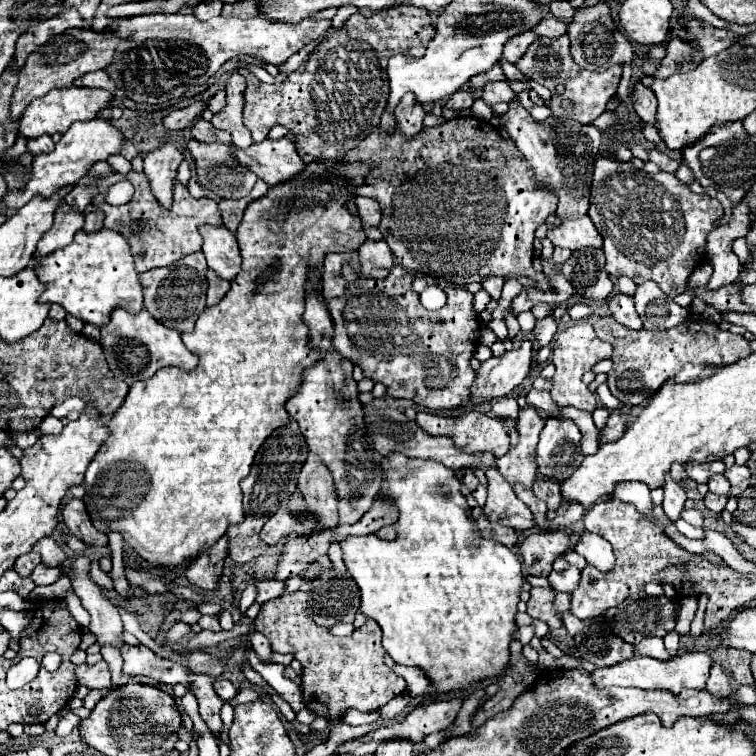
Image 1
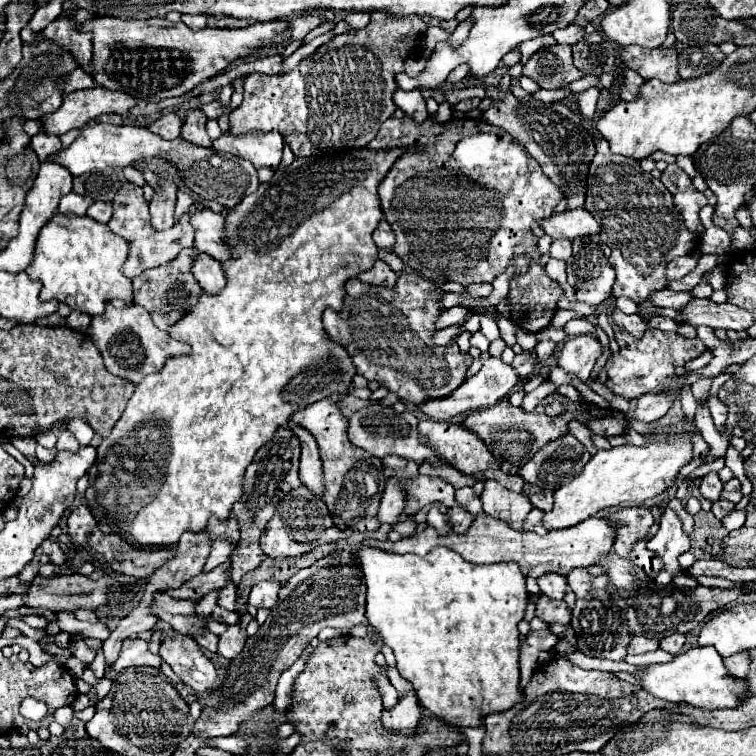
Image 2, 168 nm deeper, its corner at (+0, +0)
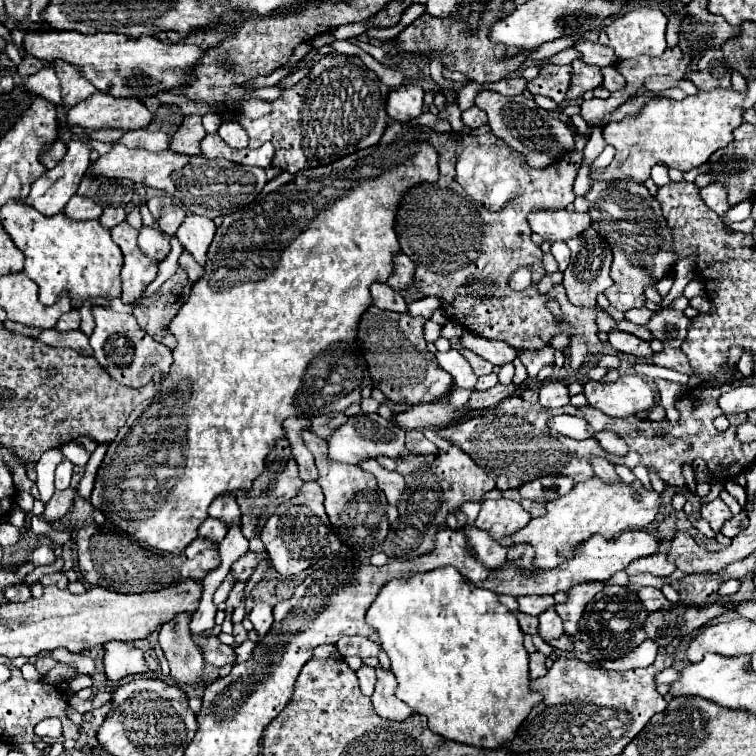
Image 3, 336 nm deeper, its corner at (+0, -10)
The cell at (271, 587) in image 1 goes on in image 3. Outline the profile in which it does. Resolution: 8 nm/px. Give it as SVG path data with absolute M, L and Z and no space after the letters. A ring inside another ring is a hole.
M258 602L252 608L252 612L248 614L248 618L252 620L256 632L262 638L262 634L266 634L266 630L270 630L270 626L272 626L272 606L268 602Z

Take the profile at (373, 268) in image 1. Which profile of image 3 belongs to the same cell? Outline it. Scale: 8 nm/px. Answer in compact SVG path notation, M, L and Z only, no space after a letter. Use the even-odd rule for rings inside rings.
M374 282L370 286L370 294L372 294L374 306L378 306L382 310L394 310L394 312L406 312L408 310L404 296L396 290L392 290L386 282Z

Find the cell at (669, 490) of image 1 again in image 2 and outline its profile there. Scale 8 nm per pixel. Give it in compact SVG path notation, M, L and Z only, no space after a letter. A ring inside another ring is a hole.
M666 508L660 520L660 530L654 534L652 540L648 540L646 546L662 556L662 570L655 578L655 584L668 586L672 578L680 574L678 556L690 550L690 538L684 534L676 512Z

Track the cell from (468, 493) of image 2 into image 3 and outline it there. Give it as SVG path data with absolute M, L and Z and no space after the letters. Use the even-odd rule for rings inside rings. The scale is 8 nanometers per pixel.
M468 522L462 526L462 530L484 566L490 566L490 570L494 570L494 566L502 566L502 562L506 562L506 548L500 546L486 530L480 530Z

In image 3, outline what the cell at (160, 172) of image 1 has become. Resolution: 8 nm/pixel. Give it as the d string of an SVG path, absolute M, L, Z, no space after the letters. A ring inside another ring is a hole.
M142 226L138 234L138 246L144 254L150 254L154 260L164 260L170 252L170 242L164 238L162 230L156 226Z

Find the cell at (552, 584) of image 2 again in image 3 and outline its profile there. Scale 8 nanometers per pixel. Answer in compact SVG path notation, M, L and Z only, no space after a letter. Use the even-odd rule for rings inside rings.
M542 594L542 596L522 596L522 598L518 598L518 604L520 604L520 608L518 608L520 612L538 616L544 610L548 610L550 606L556 606L556 600L554 600L554 596L548 596L548 594Z

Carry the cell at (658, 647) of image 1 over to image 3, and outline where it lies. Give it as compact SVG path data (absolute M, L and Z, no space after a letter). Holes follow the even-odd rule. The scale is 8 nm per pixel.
M644 640L638 648L634 648L630 654L614 660L614 662L604 662L604 668L608 670L632 670L632 668L646 668L650 664L654 664L656 660L656 652L658 646L650 640Z

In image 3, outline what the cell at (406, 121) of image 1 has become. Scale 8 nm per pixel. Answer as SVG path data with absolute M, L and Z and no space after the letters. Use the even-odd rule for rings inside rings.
M404 84L390 92L388 98L388 114L392 120L408 122L422 114L424 106L424 90L418 84Z

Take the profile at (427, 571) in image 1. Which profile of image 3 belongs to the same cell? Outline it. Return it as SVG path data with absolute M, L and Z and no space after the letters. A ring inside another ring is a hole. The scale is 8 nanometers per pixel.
M442 566L386 582L366 612L366 622L378 632L382 650L390 656L398 680L396 696L426 716L434 734L480 748L500 748L510 742L532 706L542 702L540 694L530 692L528 652L518 618L498 598L498 592L478 588L454 566Z

